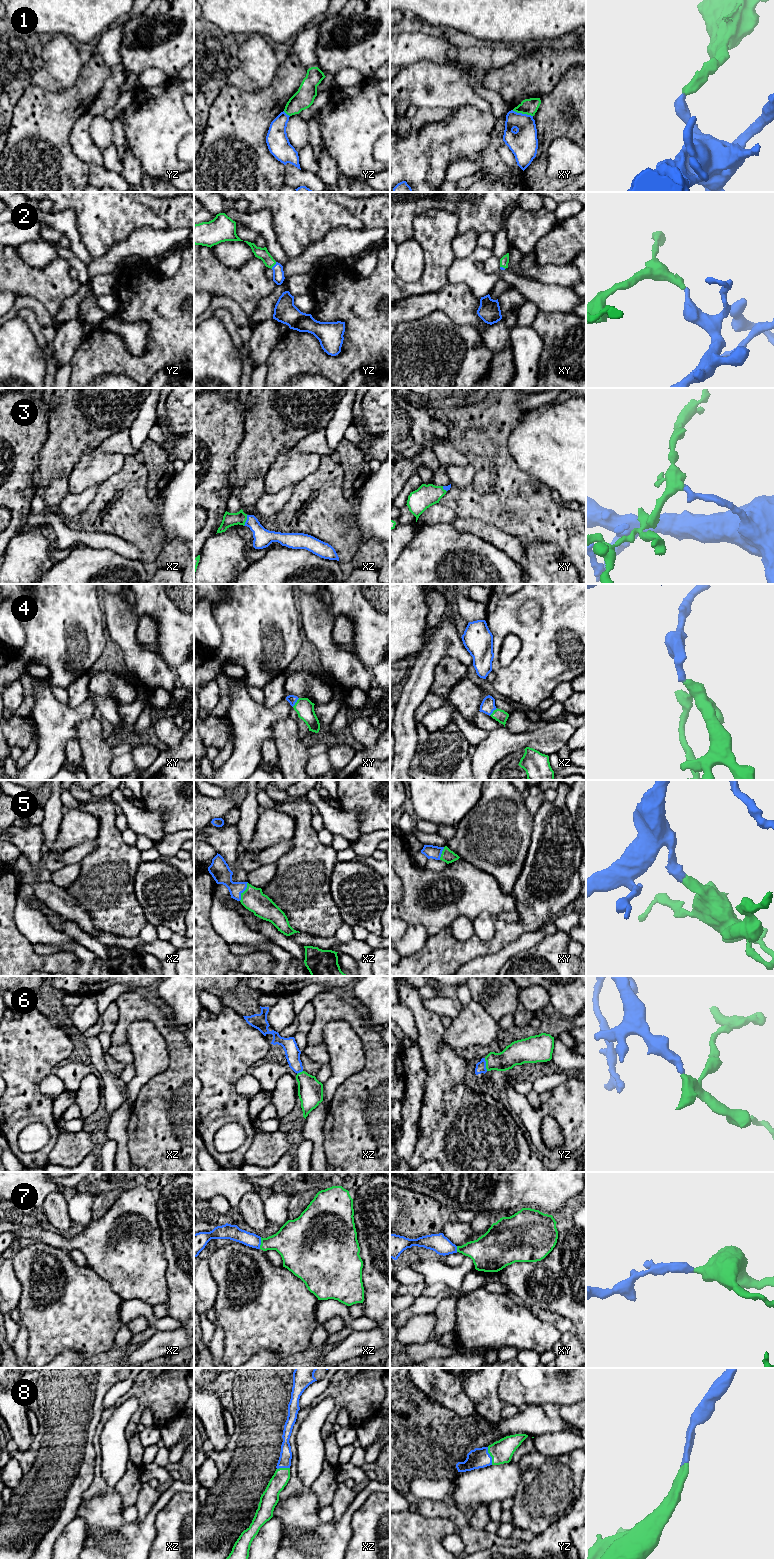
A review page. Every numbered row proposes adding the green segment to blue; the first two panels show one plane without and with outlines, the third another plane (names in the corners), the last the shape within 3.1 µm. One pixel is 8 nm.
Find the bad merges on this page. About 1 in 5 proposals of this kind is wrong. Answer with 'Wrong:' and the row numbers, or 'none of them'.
Wrong: 1

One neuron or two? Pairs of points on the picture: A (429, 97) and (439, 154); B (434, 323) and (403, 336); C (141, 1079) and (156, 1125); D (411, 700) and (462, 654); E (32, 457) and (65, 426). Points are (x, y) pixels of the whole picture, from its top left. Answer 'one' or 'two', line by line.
A: two
B: one
C: two
D: one
E: two

